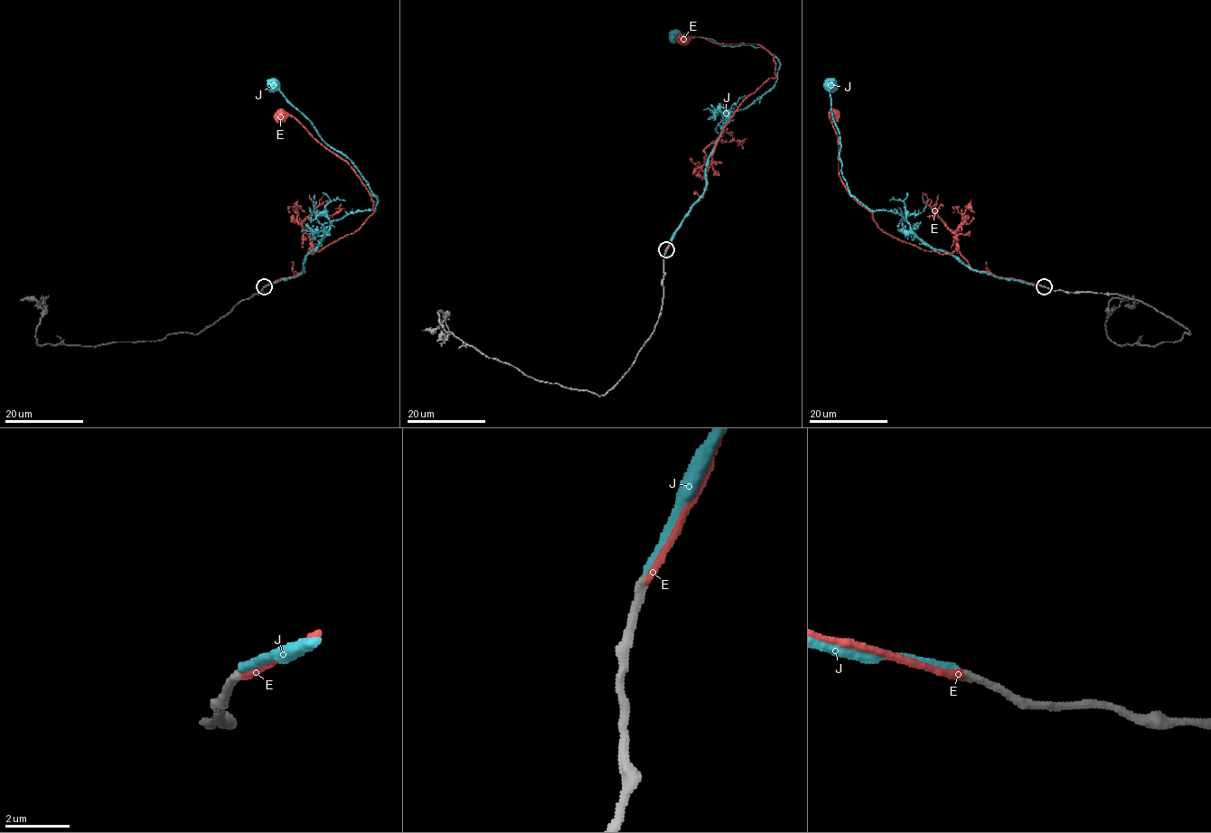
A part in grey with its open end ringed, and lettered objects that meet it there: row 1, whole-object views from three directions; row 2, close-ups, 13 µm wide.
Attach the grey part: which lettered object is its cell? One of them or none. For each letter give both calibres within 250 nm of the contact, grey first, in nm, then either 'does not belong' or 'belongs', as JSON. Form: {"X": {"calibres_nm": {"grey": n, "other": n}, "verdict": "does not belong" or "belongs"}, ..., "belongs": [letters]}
{"E": {"calibres_nm": {"grey": 280, "other": 240}, "verdict": "belongs"}, "J": {"calibres_nm": {"grey": 260, "other": 260}, "verdict": "does not belong"}, "belongs": ["E"]}

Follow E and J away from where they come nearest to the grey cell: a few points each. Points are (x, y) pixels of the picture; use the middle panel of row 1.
E: (666, 249), (702, 194), (706, 173), (725, 125), (737, 107), (775, 74), (775, 61), (761, 45), (680, 39)
J: (666, 249), (705, 189), (707, 161), (720, 131), (735, 111), (765, 94), (780, 62), (762, 47), (674, 36)

